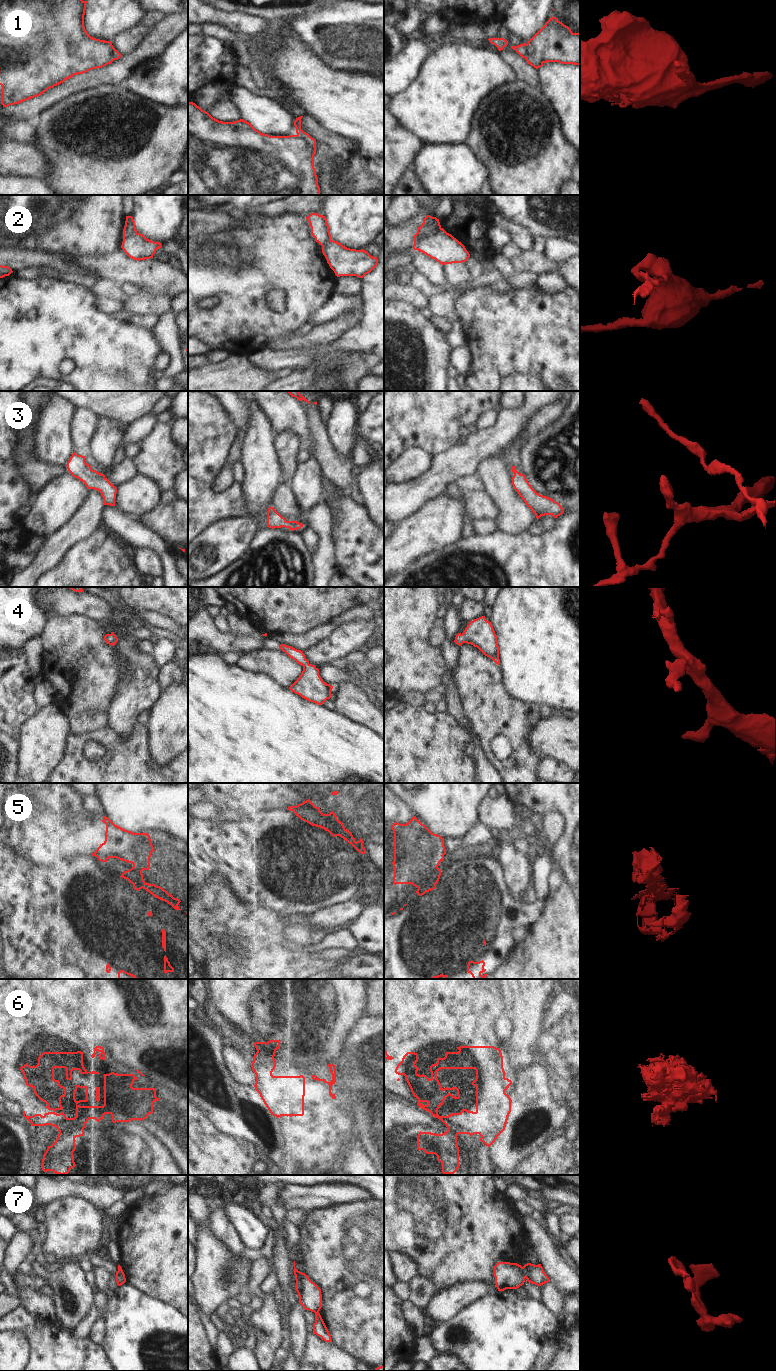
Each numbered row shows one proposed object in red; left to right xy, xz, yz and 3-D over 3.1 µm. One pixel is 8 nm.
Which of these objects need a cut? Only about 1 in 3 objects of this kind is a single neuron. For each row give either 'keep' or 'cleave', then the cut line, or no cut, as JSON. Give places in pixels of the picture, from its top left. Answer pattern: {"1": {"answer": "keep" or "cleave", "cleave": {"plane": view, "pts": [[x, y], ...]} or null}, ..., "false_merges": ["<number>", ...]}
{"1": {"answer": "cleave", "cleave": {"plane": "xz", "pts": [[297, 134], [314, 154]]}}, "2": {"answer": "cleave", "cleave": {"plane": "yz", "pts": [[440, 227], [434, 234], [425, 238], [416, 249]]}}, "3": {"answer": "keep", "cleave": null}, "4": {"answer": "keep", "cleave": null}, "5": {"answer": "cleave", "cleave": {"plane": "yz", "pts": [[435, 883], [418, 888]]}}, "6": {"answer": "cleave", "cleave": {"plane": "xy", "pts": [[59, 1132], [68, 1129], [75, 1137]]}}, "7": {"answer": "cleave", "cleave": {"plane": "yz", "pts": [[521, 1267], [521, 1272], [525, 1277]]}}, "false_merges": ["1", "2", "5", "6", "7"]}

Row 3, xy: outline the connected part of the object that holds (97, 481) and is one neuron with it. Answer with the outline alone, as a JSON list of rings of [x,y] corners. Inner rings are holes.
[[[73,452],[66,466],[72,476],[82,481],[87,489],[98,490],[101,493],[104,505],[115,506],[117,488],[109,482],[104,474],[93,470],[85,462],[85,456]]]

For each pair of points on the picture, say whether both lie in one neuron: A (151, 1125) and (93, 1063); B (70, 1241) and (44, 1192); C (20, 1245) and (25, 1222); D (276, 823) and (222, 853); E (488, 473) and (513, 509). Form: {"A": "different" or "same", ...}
{"A": "same", "B": "different", "C": "different", "D": "same", "E": "same"}

